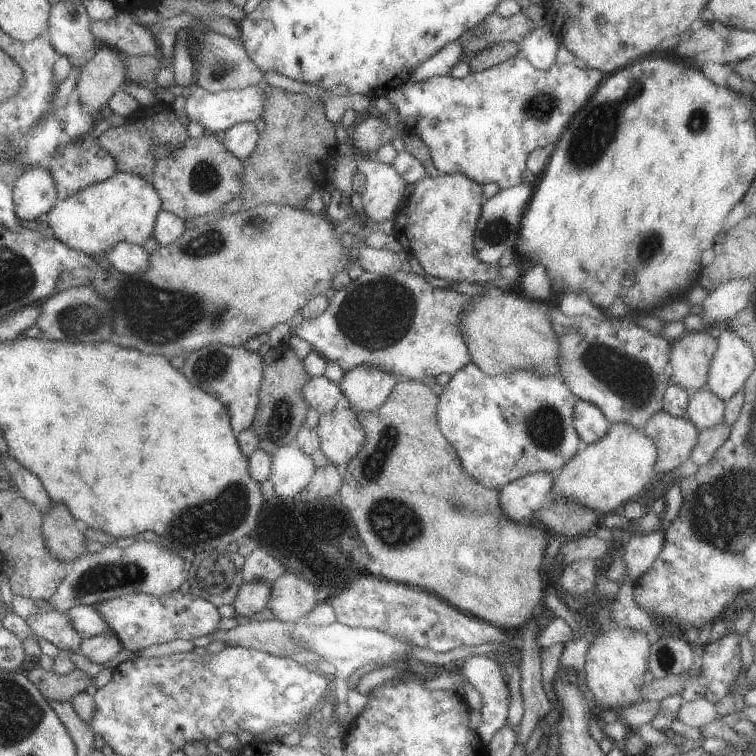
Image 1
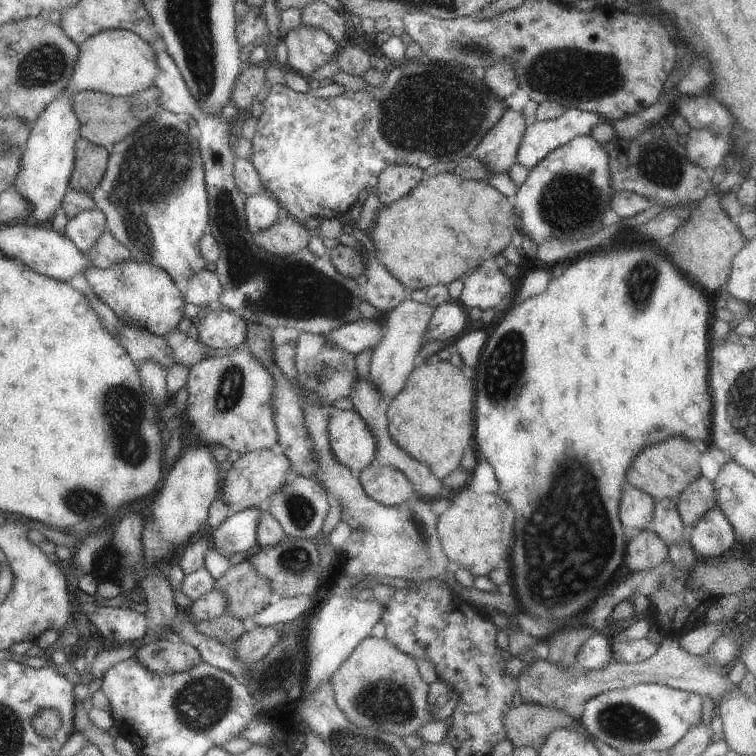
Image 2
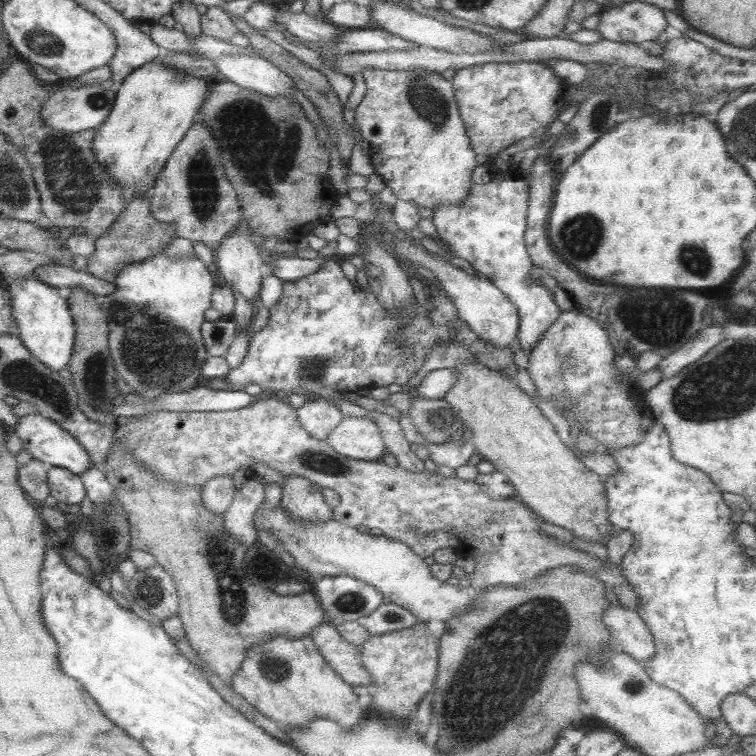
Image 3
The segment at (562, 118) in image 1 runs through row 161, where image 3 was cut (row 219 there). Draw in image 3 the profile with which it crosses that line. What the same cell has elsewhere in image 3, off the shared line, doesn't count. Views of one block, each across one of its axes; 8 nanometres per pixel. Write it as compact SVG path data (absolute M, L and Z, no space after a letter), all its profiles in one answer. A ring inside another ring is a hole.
M510 169L508 174L497 174L486 184L474 184L468 191L468 197L458 203L440 203L434 209L432 220L436 226L436 232L440 236L440 242L450 248L454 256L464 258L466 262L478 272L479 276L490 280L501 292L516 306L519 315L519 332L516 345L525 351L525 354L536 347L544 332L554 324L561 314L561 309L554 301L553 292L546 289L530 276L533 271L533 262L530 260L524 234L527 228L527 210L529 204L529 184L522 179L522 173Z

